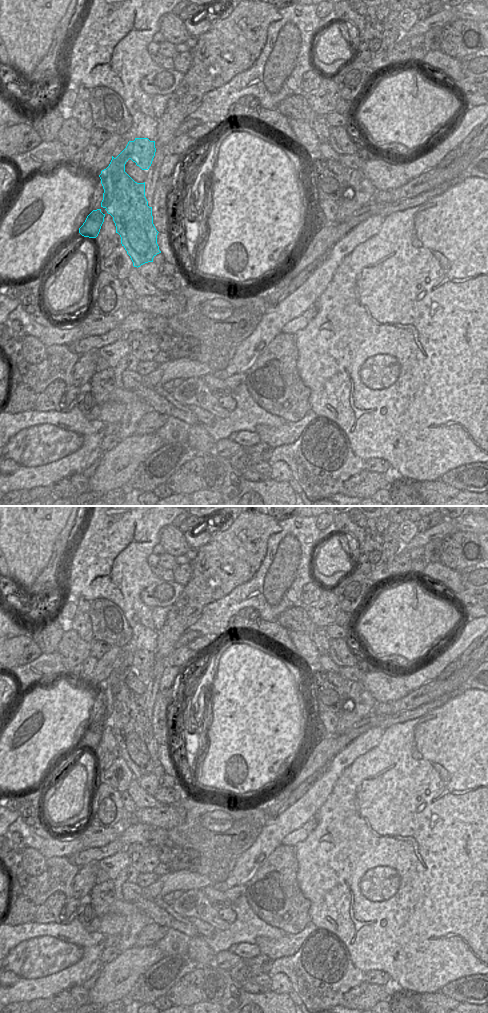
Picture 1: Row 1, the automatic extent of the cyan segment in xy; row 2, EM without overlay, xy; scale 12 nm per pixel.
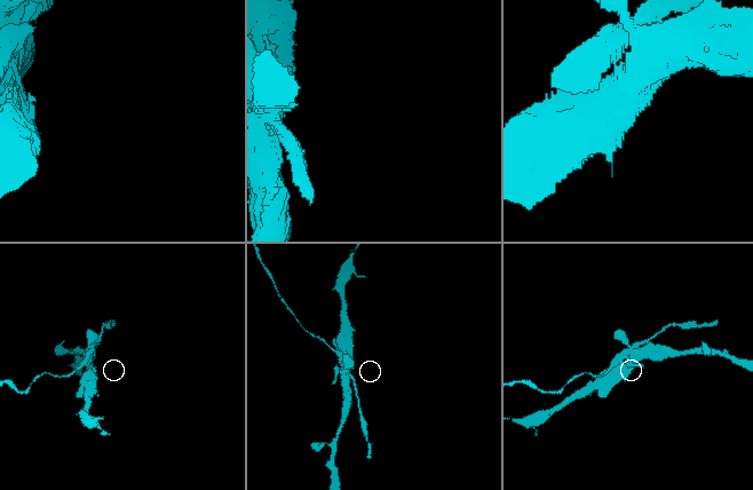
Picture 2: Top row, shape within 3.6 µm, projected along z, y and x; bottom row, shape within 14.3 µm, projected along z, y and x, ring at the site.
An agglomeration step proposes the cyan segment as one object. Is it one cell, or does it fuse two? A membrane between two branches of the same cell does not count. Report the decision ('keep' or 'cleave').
cleave

